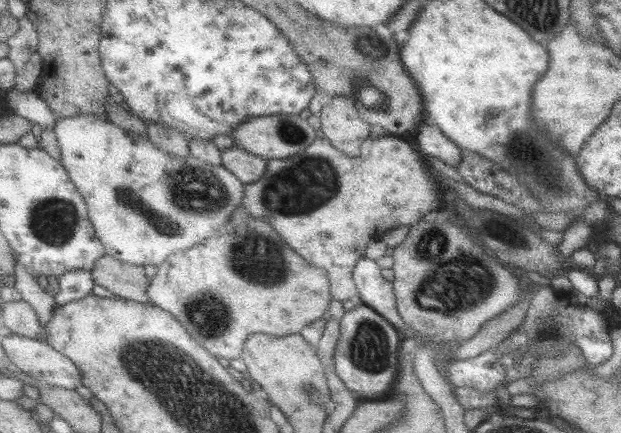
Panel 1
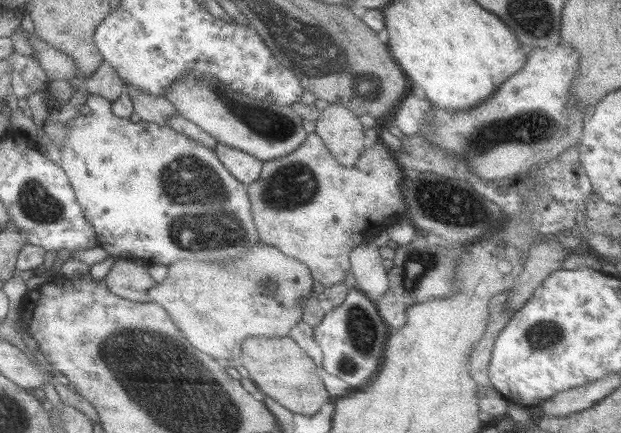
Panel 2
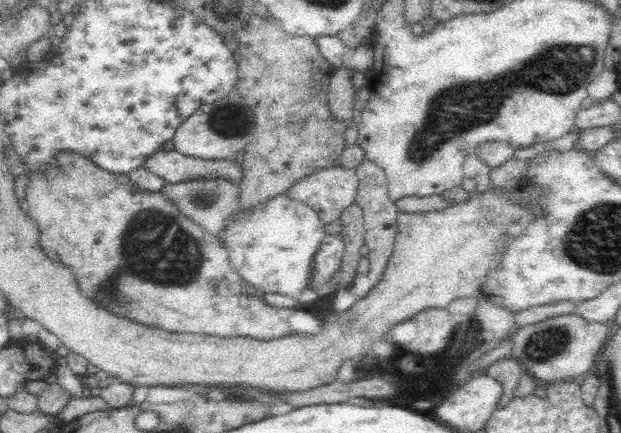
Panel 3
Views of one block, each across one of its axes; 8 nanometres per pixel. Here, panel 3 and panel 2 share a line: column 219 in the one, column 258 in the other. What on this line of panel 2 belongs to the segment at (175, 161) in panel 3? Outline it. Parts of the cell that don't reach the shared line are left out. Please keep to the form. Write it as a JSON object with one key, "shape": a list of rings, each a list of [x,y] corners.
{"shape":[[[221,142],[217,143],[215,150],[221,162],[224,162],[233,176],[243,182],[244,185],[249,186],[261,177],[264,170],[264,161],[260,158]]]}

